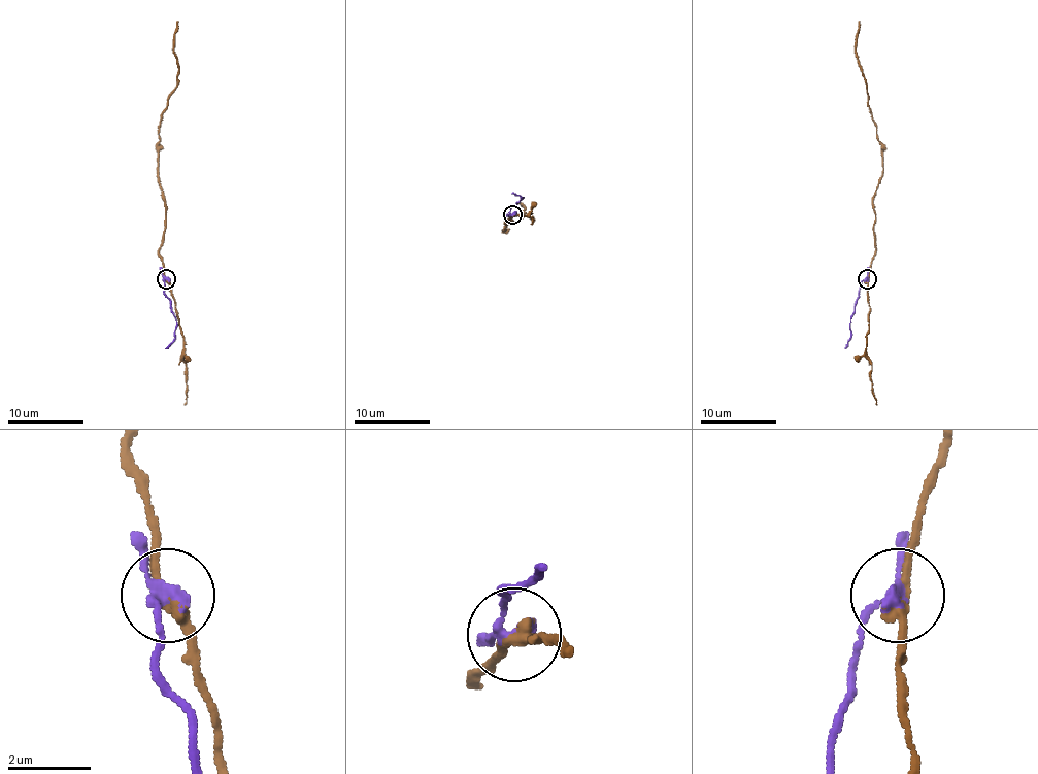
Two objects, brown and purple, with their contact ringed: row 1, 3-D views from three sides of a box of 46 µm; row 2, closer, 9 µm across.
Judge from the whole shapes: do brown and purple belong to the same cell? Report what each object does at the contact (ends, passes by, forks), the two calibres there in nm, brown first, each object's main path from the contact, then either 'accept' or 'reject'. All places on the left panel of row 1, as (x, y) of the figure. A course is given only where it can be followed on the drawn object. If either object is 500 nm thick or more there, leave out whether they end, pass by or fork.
brown passes by; purple passes by; 260 nm thick on the brown side, 280 nm on the other; brown runs (166, 278), (158, 254), (166, 206), (158, 173), (158, 137), (167, 95), (177, 83), (173, 34), (179, 21); purple runs (166, 278), (164, 294), (177, 322), (175, 339), (166, 348); reject

